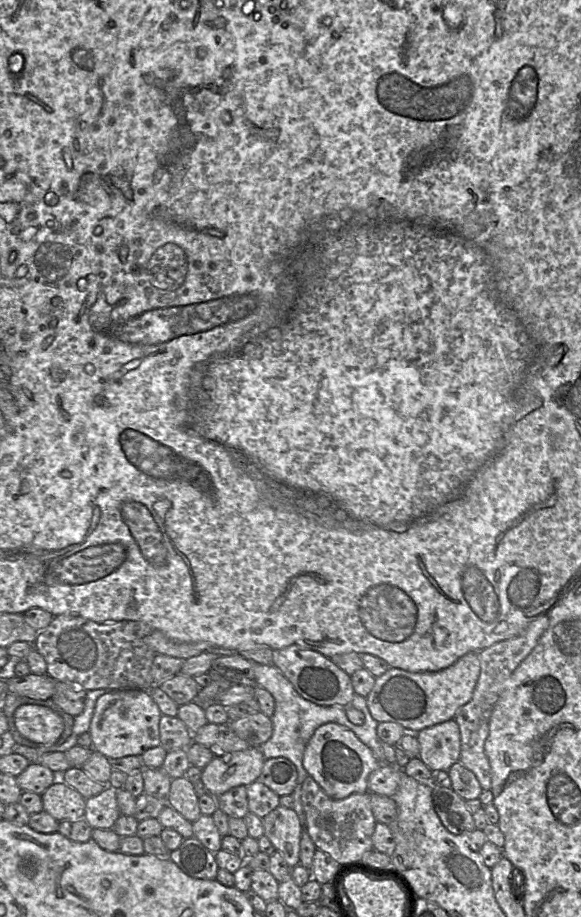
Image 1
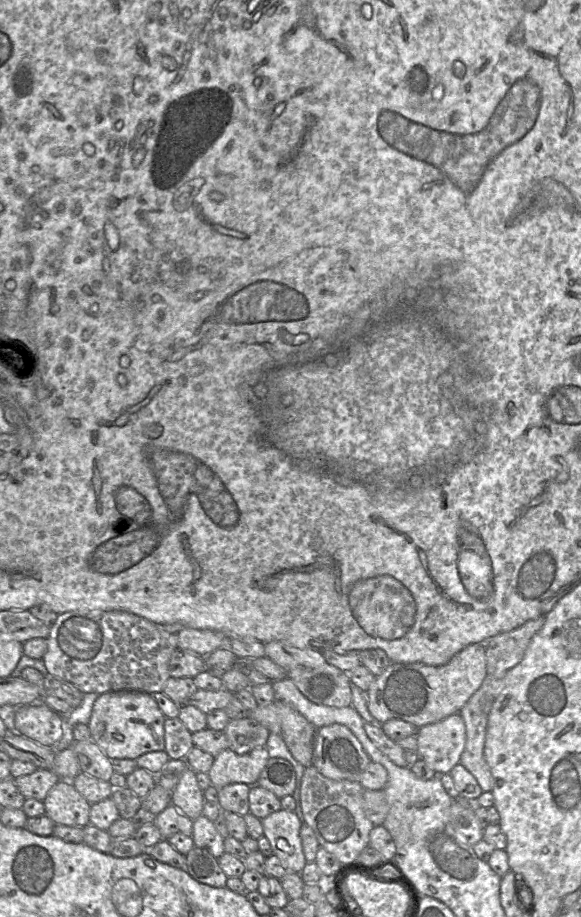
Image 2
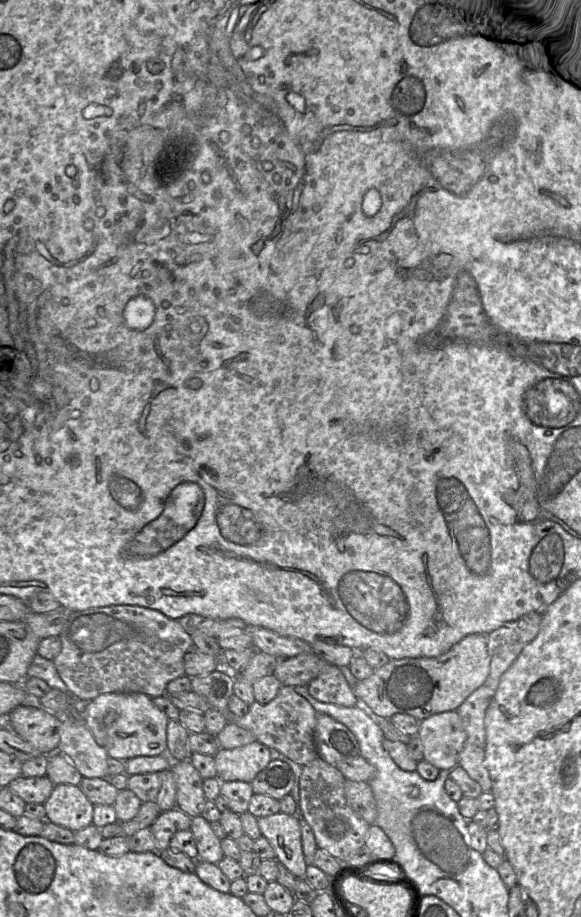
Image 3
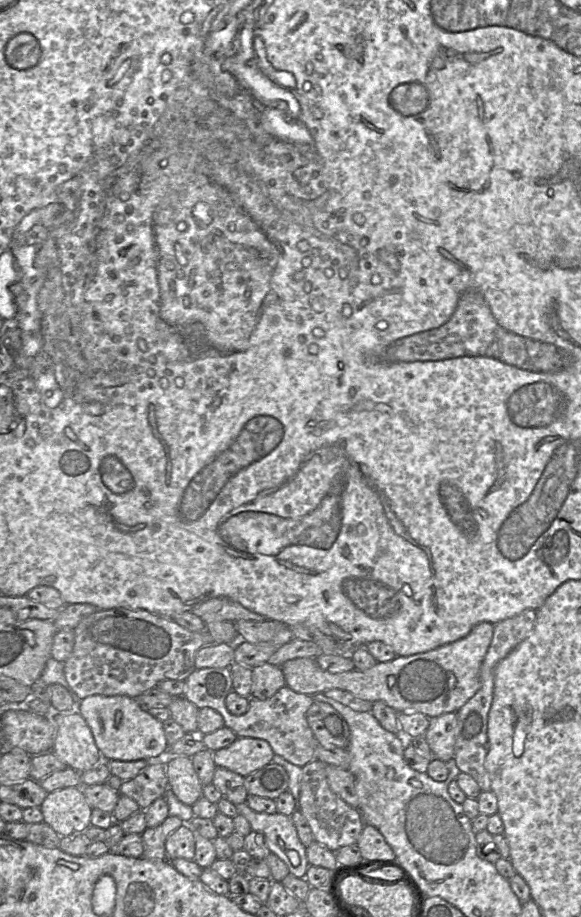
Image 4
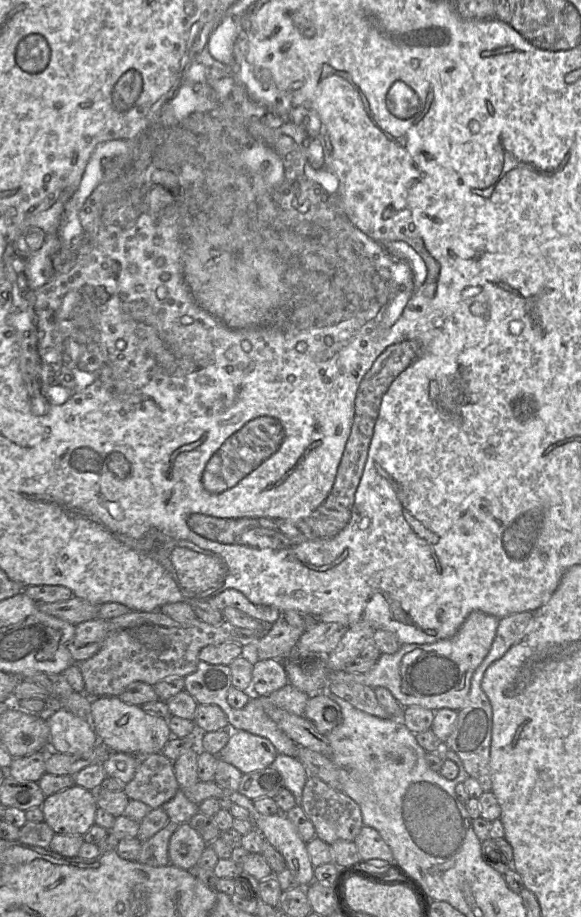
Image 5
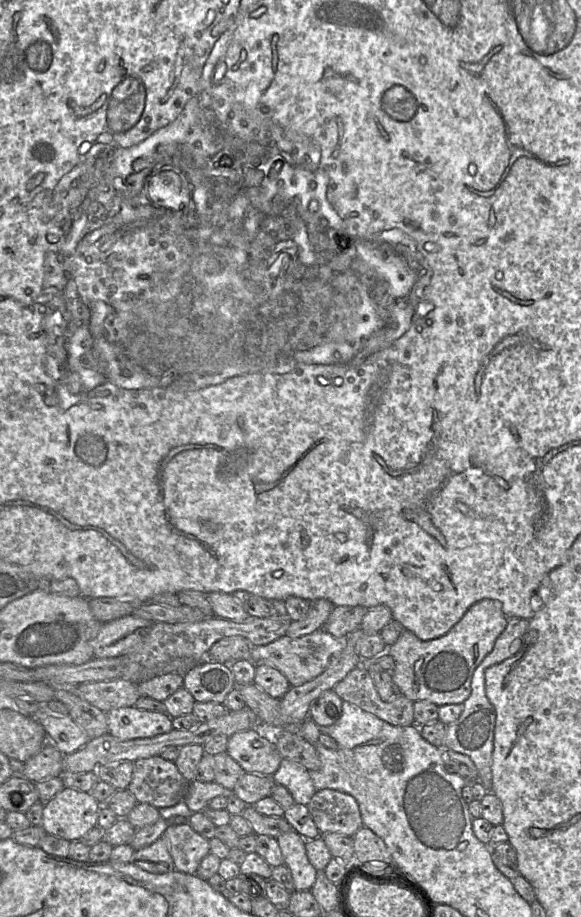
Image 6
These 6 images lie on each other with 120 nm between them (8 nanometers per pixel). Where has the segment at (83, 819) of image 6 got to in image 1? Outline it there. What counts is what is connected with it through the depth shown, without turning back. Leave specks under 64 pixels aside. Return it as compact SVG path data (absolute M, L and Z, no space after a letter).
M60 778L42 795L43 811L58 822L84 818L86 799Z

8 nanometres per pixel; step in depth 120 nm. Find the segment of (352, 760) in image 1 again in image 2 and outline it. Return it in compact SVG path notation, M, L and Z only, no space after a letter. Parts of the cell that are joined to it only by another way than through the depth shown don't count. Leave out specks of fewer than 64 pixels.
M334 723L317 730L312 766L323 776L359 782L370 761L360 741L346 726Z

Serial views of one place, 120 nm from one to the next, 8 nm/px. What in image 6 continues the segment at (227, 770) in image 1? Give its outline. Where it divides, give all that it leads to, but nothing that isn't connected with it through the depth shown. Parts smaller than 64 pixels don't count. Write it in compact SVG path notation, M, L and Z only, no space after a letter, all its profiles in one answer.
M262 726L229 737L226 753L245 773L273 775L282 756L274 744L274 734Z

